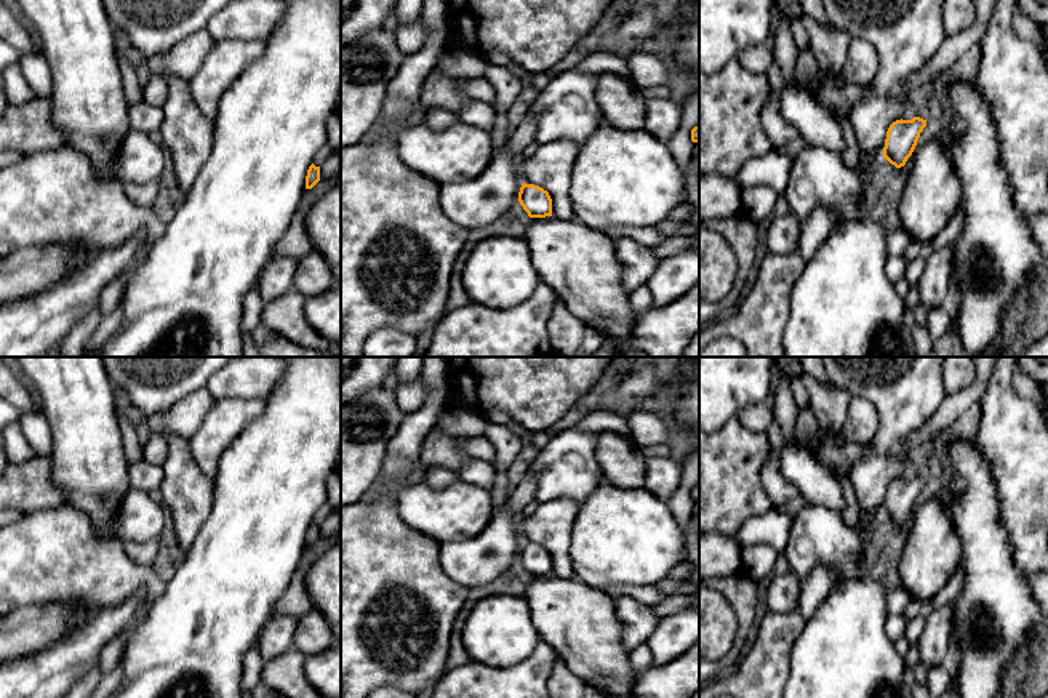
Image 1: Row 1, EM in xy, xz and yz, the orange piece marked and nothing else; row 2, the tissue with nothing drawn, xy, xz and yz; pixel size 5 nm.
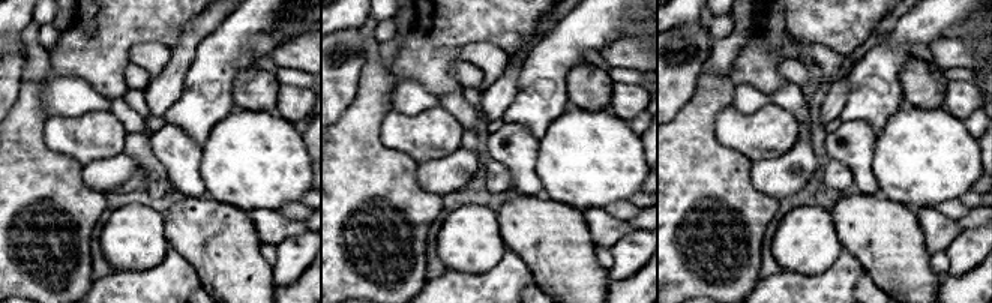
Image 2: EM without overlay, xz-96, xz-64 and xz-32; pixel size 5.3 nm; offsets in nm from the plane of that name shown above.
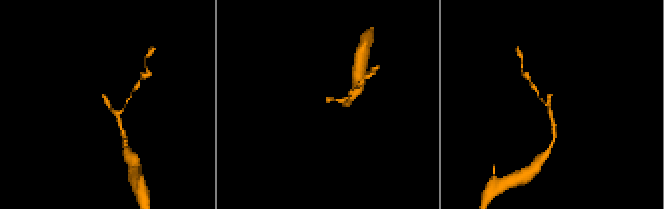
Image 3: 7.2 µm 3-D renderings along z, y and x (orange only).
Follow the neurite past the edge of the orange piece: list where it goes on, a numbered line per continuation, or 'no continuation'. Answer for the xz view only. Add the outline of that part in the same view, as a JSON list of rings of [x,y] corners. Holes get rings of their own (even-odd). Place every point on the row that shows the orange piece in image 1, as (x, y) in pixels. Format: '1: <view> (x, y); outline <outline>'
no continuation

